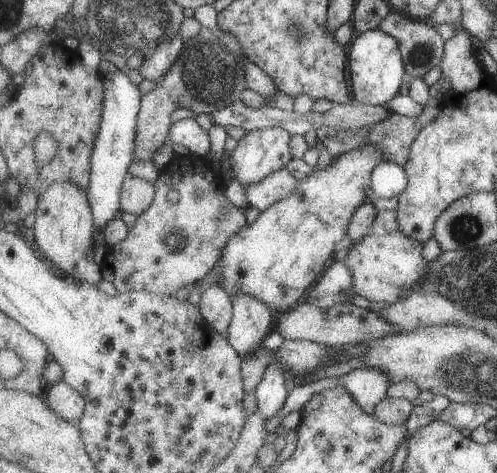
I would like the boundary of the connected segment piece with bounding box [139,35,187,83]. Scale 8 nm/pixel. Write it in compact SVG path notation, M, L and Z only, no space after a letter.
M180 35L164 40L149 58L145 58L140 66L140 74L149 81L157 82L169 72L186 46Z

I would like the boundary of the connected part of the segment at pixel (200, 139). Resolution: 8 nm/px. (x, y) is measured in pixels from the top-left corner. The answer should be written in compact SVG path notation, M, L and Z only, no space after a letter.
M195 116L181 119L172 124L170 142L187 148L187 153L207 156L211 152L210 131L199 126Z

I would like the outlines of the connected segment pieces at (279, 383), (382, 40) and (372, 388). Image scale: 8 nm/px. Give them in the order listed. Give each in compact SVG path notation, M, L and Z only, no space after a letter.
M271 364L267 368L260 386L254 392L257 410L265 419L272 420L273 416L285 406L287 400L287 386L285 376L277 364Z
M369 29L354 35L349 44L349 64L356 102L367 105L387 105L401 90L401 84L408 79L400 41L393 35L379 29Z
M369 367L355 369L349 375L340 376L338 382L340 386L346 387L367 414L373 416L375 407L388 397L388 390L393 384L385 371Z

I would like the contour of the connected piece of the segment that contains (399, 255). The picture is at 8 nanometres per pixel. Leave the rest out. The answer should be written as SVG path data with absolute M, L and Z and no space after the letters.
M403 231L385 233L383 236L371 232L363 240L356 242L343 258L353 275L353 292L365 297L370 302L391 304L400 299L402 292L410 289L426 271L428 260L424 257L424 243L407 236Z

